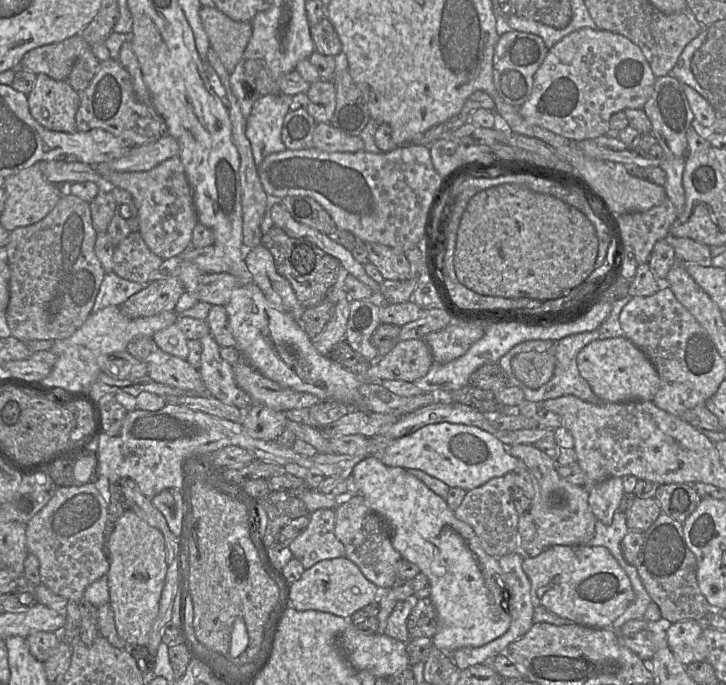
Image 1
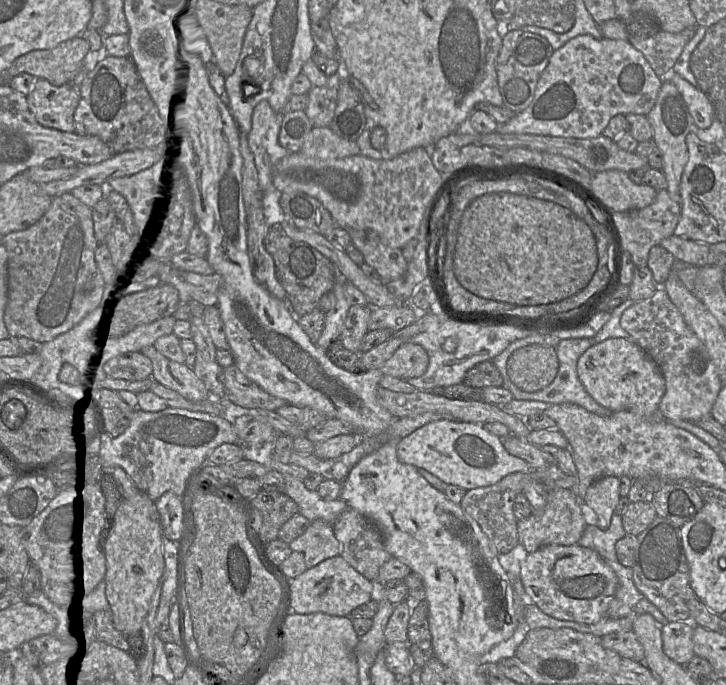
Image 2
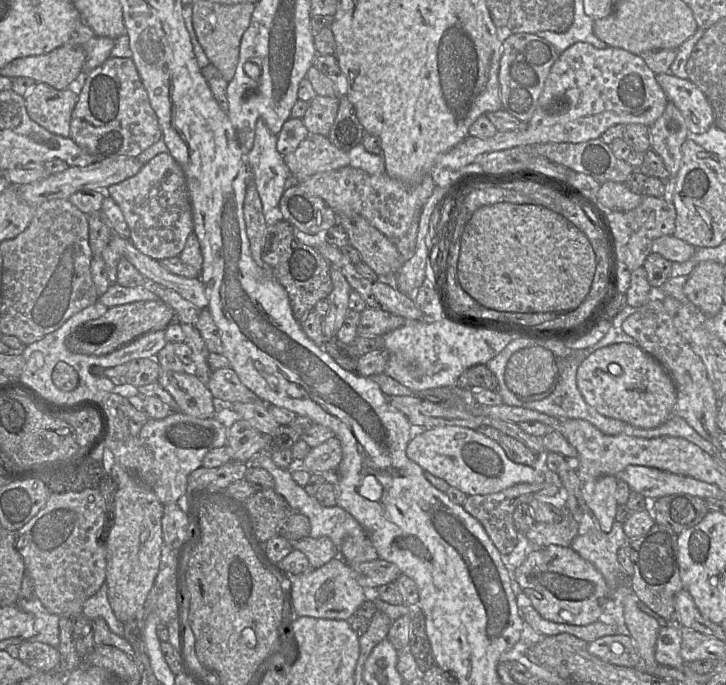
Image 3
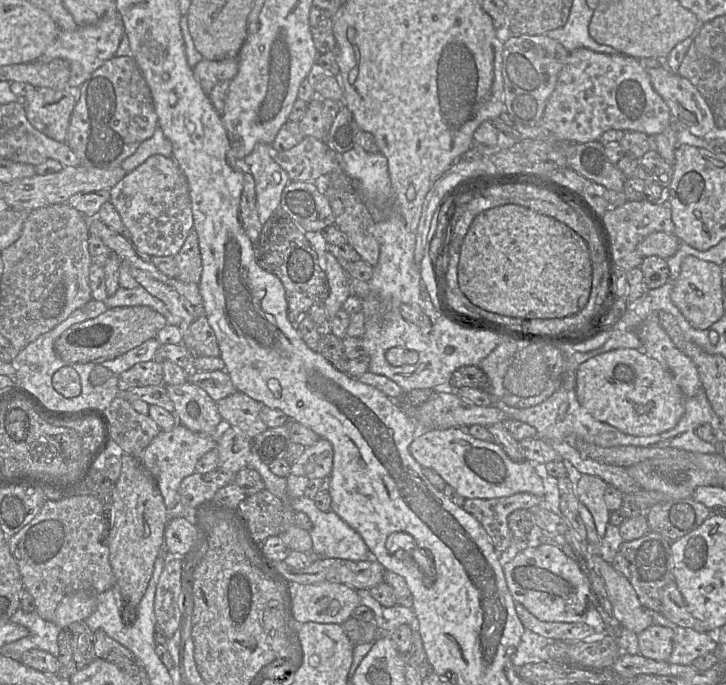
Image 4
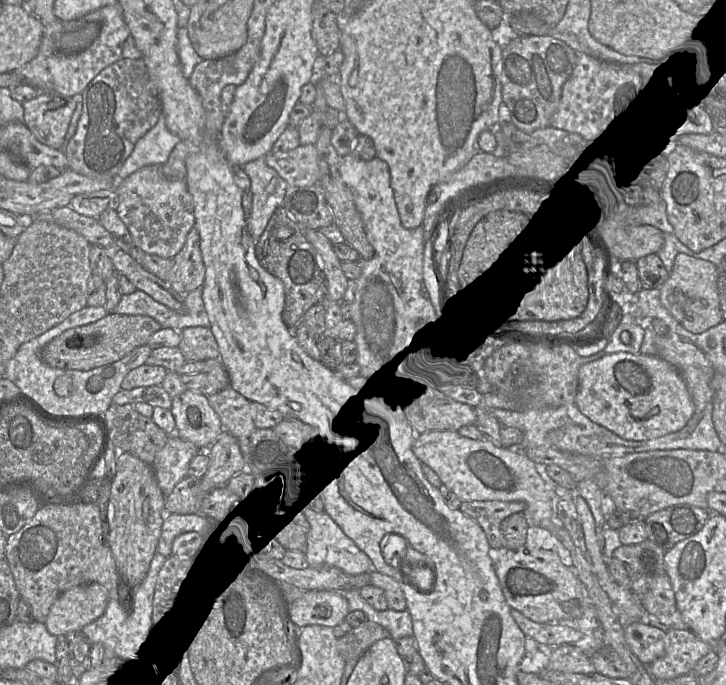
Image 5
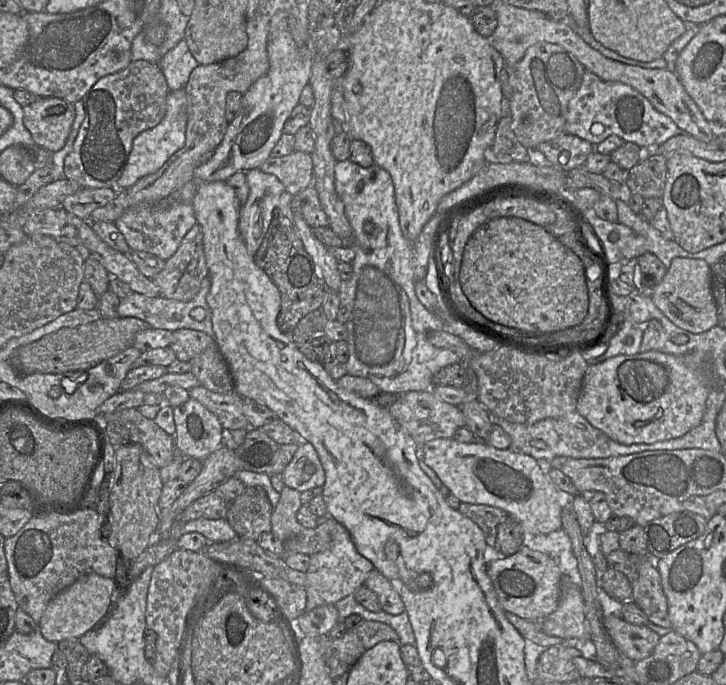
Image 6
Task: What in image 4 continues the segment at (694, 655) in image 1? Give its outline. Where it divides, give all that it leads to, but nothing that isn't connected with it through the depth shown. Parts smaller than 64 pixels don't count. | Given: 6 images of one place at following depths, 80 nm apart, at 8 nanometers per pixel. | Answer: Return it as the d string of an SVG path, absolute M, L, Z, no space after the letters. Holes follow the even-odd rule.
M651 625L637 634L639 654L655 661L667 662L673 645L674 630Z

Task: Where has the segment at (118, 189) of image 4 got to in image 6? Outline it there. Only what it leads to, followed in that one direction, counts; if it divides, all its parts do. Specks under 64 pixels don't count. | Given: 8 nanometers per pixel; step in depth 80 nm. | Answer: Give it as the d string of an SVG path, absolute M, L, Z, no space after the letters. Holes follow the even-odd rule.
M140 204L128 209L115 222L133 251L147 252L166 261L177 251L183 237L196 224L192 204Z

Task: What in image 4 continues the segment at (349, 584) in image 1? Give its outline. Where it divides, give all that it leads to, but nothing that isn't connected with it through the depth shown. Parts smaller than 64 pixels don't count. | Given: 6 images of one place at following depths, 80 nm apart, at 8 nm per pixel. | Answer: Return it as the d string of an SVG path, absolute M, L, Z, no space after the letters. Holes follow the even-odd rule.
M339 583L296 585L292 615L295 624L342 624L361 605L357 590Z

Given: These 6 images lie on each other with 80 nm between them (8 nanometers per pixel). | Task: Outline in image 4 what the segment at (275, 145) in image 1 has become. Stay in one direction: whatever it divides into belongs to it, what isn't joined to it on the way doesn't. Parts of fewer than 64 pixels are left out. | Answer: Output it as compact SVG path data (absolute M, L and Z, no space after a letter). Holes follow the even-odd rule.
M257 143L244 160L255 182L259 221L265 222L280 209L281 194L290 182L287 173L272 159L272 146Z

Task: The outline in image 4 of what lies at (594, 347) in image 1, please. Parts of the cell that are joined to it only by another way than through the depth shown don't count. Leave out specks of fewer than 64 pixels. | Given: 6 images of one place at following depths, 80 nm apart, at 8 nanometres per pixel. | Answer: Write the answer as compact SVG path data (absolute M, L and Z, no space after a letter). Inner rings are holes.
M619 348L594 356L576 370L576 395L595 419L621 432L647 437L673 429L685 413L685 397L673 375L643 350Z

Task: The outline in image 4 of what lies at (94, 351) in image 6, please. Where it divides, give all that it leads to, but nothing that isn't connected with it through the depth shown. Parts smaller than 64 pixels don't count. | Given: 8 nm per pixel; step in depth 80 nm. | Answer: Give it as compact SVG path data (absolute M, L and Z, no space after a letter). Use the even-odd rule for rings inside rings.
M147 306L107 309L99 316L76 323L64 331L55 341L54 351L62 361L68 364L101 364L155 338L166 325L165 317Z

